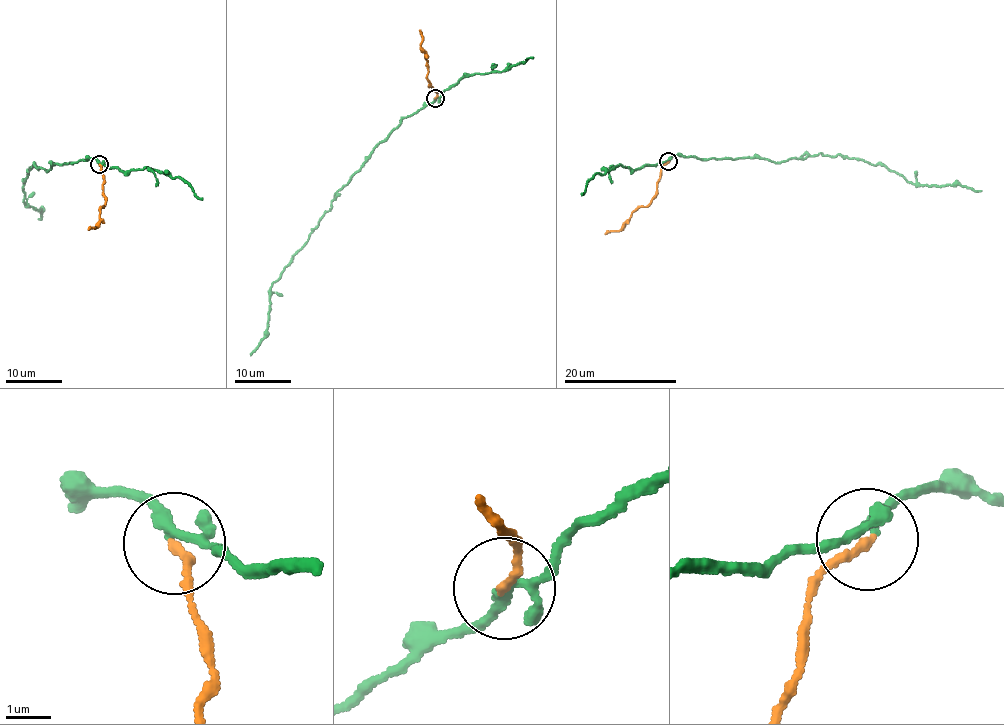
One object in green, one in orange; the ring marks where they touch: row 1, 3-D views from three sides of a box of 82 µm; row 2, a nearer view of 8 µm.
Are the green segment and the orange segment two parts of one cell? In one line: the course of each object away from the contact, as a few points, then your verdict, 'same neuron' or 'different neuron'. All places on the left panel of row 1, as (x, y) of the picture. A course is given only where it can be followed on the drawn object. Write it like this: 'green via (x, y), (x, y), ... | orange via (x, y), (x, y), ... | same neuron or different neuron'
green via (99, 164), (93, 158), (55, 163), (45, 171), (30, 168), (22, 201), (43, 211), (39, 219) | orange via (99, 164), (105, 203), (97, 226), (88, 229) | different neuron

